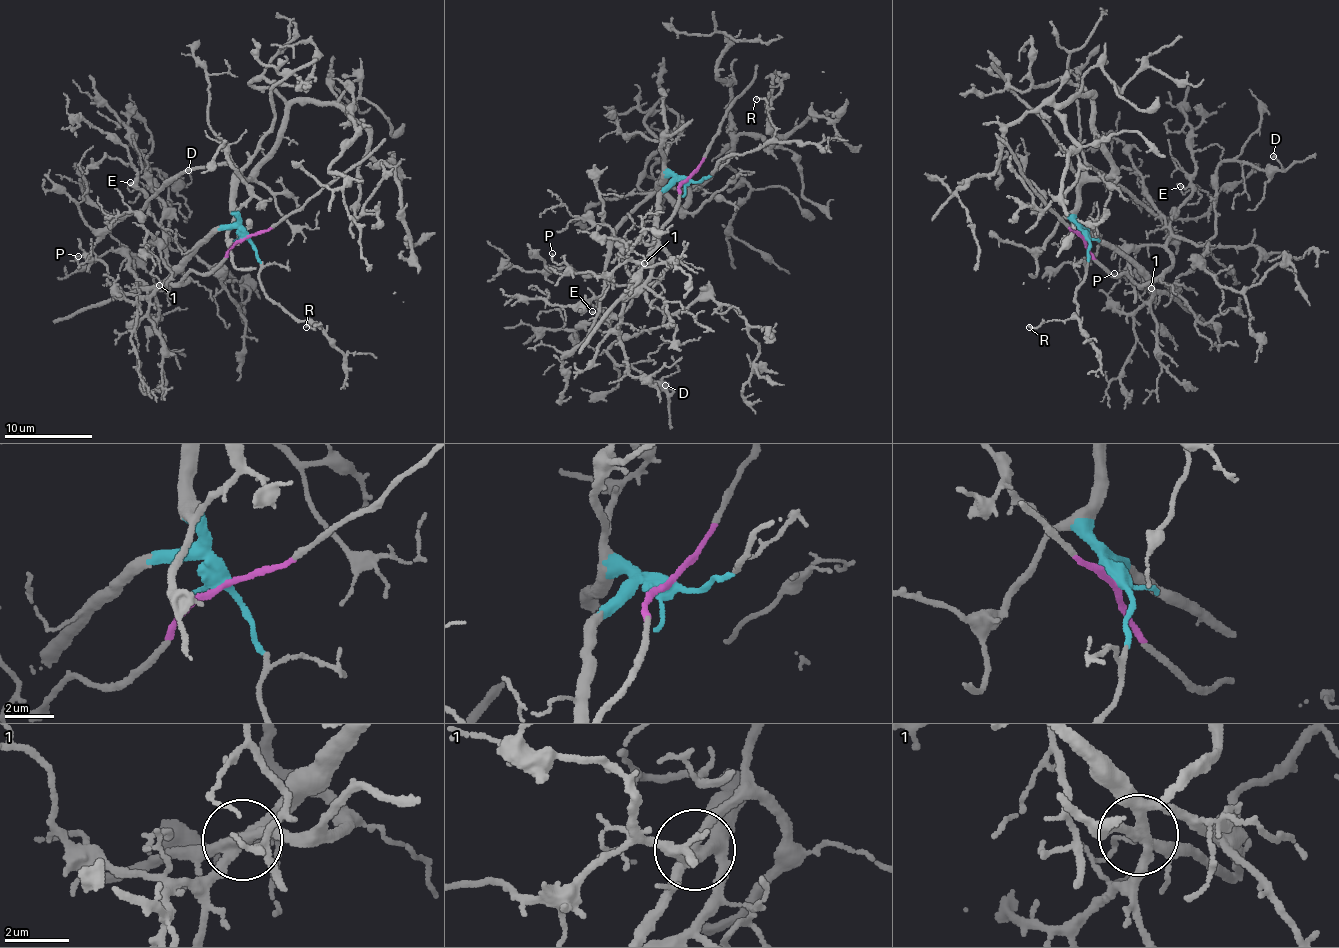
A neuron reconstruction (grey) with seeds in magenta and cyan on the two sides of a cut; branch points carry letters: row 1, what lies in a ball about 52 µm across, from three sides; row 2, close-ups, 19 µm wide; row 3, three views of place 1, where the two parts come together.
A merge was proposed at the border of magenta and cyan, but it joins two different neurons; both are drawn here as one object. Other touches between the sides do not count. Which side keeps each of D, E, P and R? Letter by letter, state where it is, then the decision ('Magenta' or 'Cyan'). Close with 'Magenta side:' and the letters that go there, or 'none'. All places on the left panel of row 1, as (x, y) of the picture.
D: Place: (188, 170). Magenta
E: Place: (130, 182). Magenta
P: Place: (78, 256). Cyan
R: Place: (306, 327). Cyan
Magenta side: D, E

